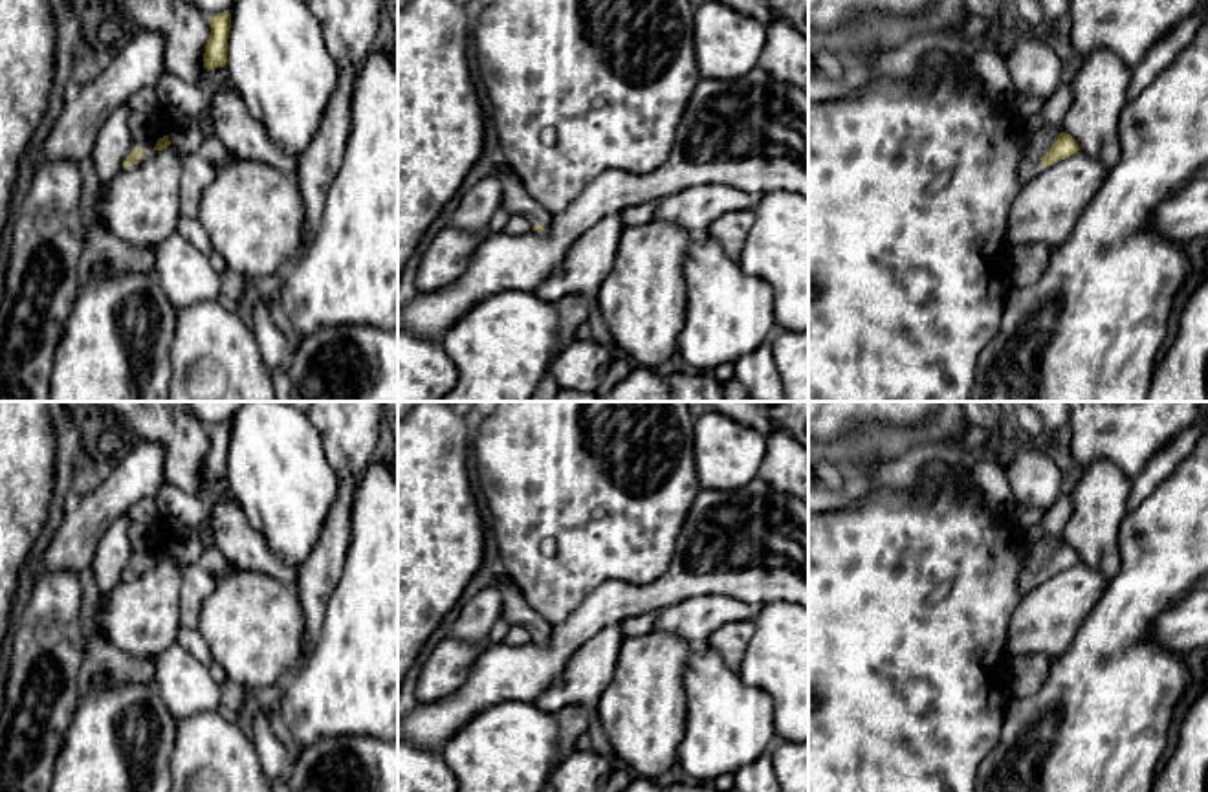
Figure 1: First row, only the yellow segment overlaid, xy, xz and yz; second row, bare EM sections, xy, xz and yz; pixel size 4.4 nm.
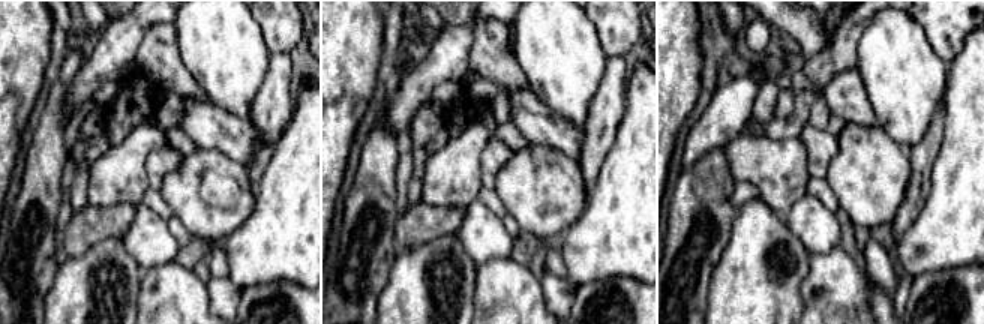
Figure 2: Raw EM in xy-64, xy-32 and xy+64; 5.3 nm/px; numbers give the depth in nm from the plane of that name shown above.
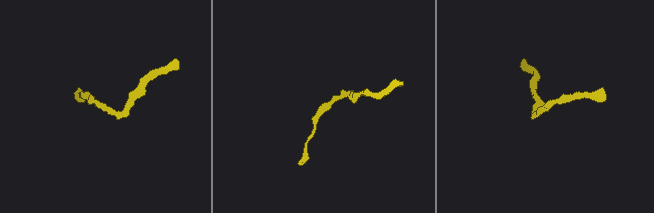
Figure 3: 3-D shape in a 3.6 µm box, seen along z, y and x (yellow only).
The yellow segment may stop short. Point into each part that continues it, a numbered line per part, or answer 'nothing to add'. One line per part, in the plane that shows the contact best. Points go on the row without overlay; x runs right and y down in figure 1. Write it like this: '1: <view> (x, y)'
1: xz (516, 609)

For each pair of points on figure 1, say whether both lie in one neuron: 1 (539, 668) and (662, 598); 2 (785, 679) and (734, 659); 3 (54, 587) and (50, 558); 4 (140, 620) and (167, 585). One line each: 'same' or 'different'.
1: same
2: different
3: different
4: same

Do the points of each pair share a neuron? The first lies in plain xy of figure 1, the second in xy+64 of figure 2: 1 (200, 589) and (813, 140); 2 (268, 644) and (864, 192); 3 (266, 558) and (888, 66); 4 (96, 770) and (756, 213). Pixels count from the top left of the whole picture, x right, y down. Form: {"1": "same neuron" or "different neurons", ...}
{"1": "same neuron", "2": "same neuron", "3": "different neurons", "4": "same neuron"}

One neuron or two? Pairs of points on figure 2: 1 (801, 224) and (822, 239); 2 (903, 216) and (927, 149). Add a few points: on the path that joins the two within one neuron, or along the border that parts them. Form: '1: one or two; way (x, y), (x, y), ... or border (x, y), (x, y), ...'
1: one; way (806, 224), (818, 234)
2: one; way (915, 200), (921, 165)

